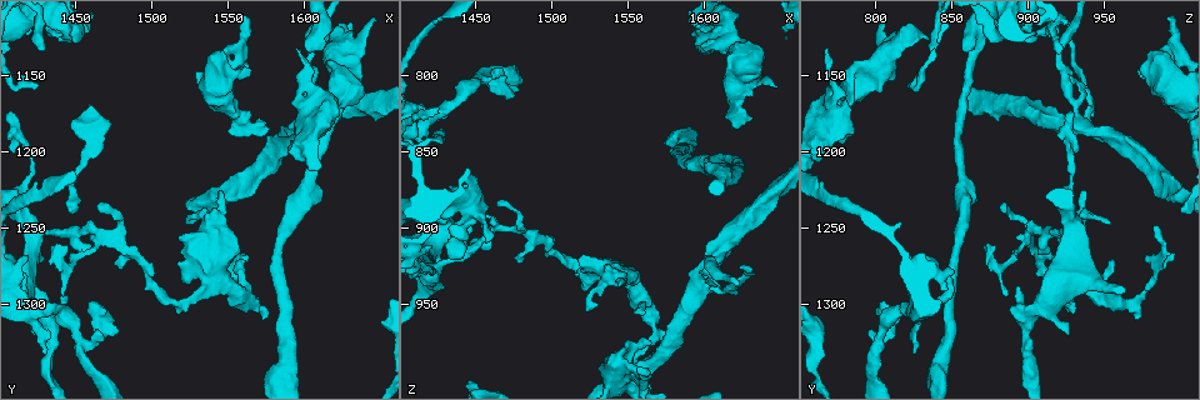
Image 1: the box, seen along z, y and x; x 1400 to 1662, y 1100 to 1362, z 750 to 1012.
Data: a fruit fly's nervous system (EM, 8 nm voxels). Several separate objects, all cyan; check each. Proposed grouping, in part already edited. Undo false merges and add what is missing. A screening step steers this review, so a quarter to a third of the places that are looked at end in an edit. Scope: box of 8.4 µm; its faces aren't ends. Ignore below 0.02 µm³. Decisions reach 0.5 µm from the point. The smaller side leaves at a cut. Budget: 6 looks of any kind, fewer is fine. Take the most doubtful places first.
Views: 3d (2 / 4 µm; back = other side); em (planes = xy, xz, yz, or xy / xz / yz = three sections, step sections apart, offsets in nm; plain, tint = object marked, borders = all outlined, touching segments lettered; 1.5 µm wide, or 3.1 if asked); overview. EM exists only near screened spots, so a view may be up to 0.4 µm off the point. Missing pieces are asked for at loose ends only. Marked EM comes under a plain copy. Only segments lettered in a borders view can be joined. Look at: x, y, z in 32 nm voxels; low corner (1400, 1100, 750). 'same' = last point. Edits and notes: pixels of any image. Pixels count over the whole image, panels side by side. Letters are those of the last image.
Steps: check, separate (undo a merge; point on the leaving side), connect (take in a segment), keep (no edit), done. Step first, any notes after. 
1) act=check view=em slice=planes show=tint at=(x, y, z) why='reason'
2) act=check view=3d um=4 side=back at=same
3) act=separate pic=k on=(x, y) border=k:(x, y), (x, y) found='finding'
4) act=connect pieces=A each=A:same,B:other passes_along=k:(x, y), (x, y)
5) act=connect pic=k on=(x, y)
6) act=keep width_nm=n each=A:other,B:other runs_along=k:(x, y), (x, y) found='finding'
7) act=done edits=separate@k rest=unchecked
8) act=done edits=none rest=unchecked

act=check view=em slice=planes show=tint at=(1462, 1252, 898) why='three-way junction'

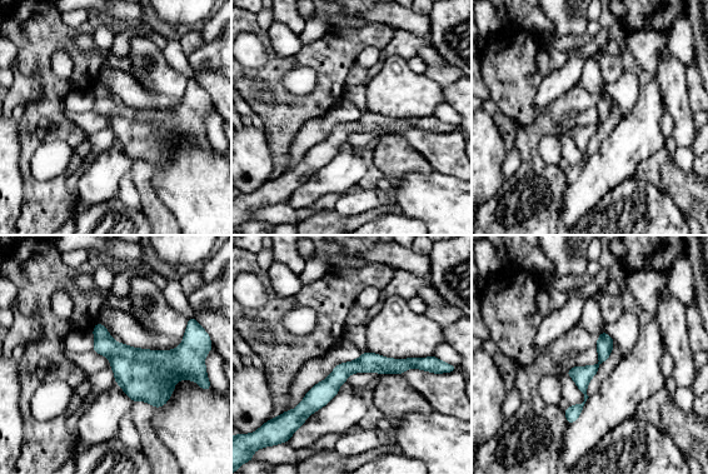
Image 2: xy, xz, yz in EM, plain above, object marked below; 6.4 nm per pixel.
act=check view=em slice=planes show=borders at=same

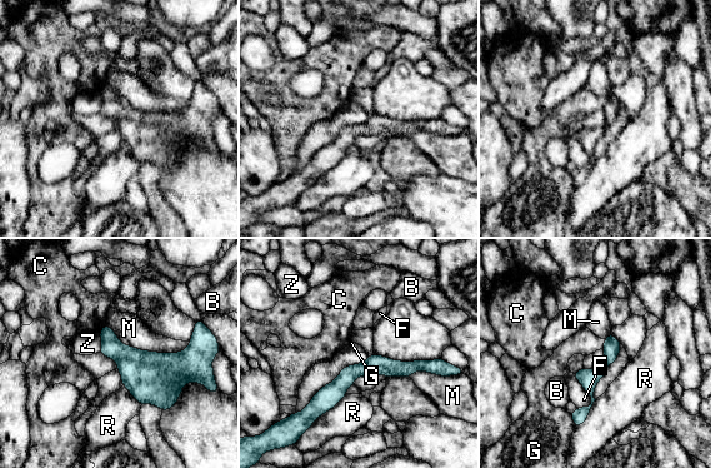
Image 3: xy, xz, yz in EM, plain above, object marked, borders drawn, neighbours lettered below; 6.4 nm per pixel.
act=keep each=B:other,C:other,F:other,G:other,M:other,R:other,Z:other border=3:(570, 414), (575, 426) found='continuous, no second neuron'

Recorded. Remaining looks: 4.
act=check view=em slice=planes show=borders at=(1544, 1226, 936) why='branch stops here'

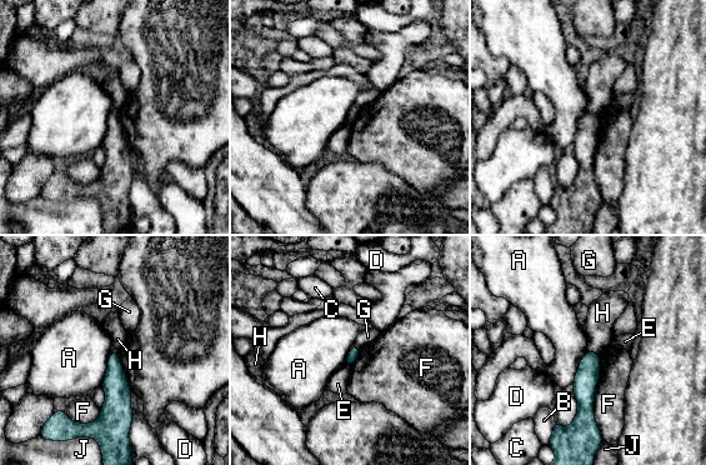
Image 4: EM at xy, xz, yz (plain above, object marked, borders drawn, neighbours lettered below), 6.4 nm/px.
act=keep each=A:other,B:other,C:other,D:other,E:other,F:other,G:other,H:other,J:other runs_along=4:(594, 355), (585, 381), (584, 430) found='none of them fits'

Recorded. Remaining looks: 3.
act=check view=3d um=2 at=(1576, 1308, 972) why='free end'

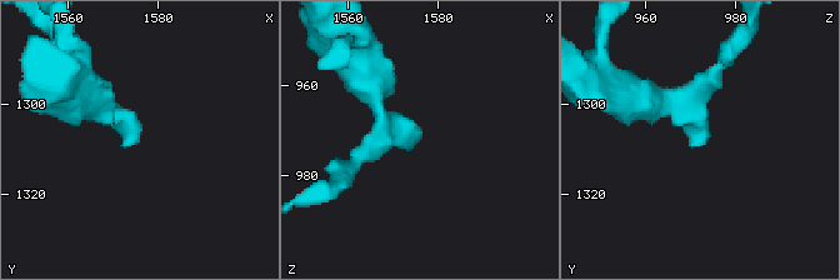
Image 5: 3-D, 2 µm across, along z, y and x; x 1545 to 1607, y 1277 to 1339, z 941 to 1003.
act=check view=em slice=planes show=borders at=(1575, 1309, 971) why='need the tissue'

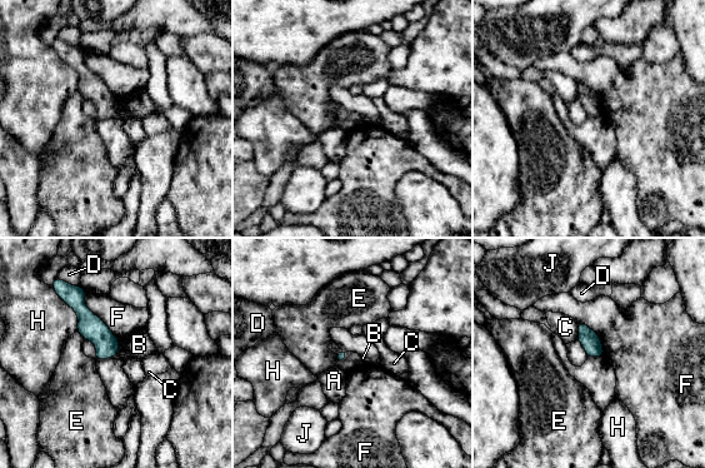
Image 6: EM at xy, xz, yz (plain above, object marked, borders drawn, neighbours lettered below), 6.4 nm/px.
act=keep each=A:other,B:other,C:other,D:other,E:other,F:other,H:other,J:other runs_along=6:(70, 297), (113, 353) found='no lettered segment goes on from it'

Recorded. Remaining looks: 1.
act=done edits=none rest=unchecked

